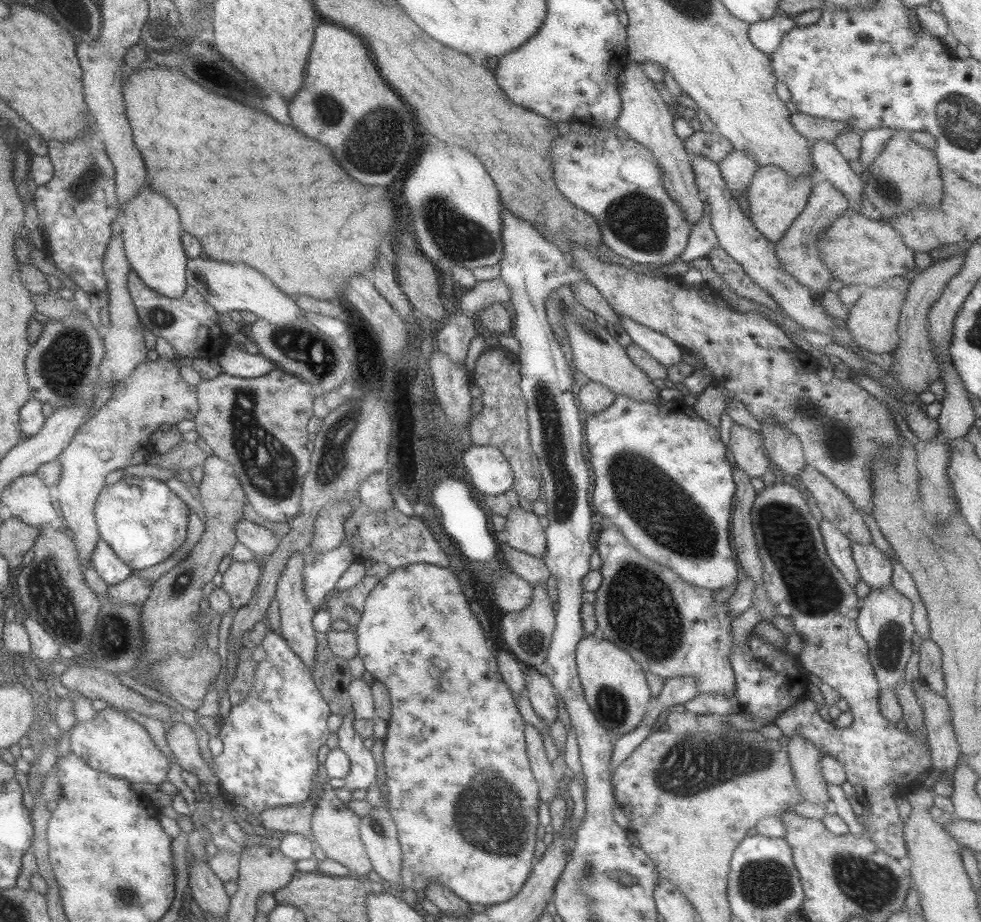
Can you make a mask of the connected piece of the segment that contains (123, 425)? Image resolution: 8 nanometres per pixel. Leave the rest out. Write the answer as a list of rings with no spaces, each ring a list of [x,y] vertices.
[[[164,358],[157,361],[147,359],[116,385],[111,398],[76,431],[70,444],[58,455],[62,470],[54,498],[63,522],[60,525],[68,526],[74,533],[81,568],[92,565],[92,552],[101,537],[95,504],[108,473],[144,463],[145,456],[155,452],[151,434],[183,420],[194,421],[199,412],[198,401],[197,386],[184,381],[174,362]]]

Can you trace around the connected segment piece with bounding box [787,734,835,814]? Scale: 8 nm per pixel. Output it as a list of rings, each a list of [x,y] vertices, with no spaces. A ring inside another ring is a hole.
[[[802,735],[791,736],[787,752],[793,768],[796,784],[808,802],[822,803],[828,814],[835,814],[835,806],[827,793],[827,781],[823,775],[822,753],[810,740]]]

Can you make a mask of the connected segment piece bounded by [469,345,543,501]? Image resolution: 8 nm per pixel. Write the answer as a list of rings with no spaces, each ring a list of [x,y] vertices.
[[[499,345],[497,347],[490,347],[484,349],[480,356],[477,358],[473,373],[470,377],[471,386],[475,384],[482,390],[479,398],[484,404],[482,411],[469,422],[471,440],[474,445],[493,446],[499,448],[506,460],[510,463],[513,475],[514,486],[513,489],[521,498],[529,501],[534,501],[542,498],[542,475],[539,469],[538,458],[532,450],[530,440],[530,425],[527,416],[527,402],[521,391],[521,364],[519,358],[506,347]]]

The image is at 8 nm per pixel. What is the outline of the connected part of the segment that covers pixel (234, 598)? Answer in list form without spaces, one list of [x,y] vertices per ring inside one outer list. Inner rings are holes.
[[[232,560],[223,573],[221,588],[230,595],[231,606],[234,610],[249,605],[256,593],[262,571],[260,560]]]

